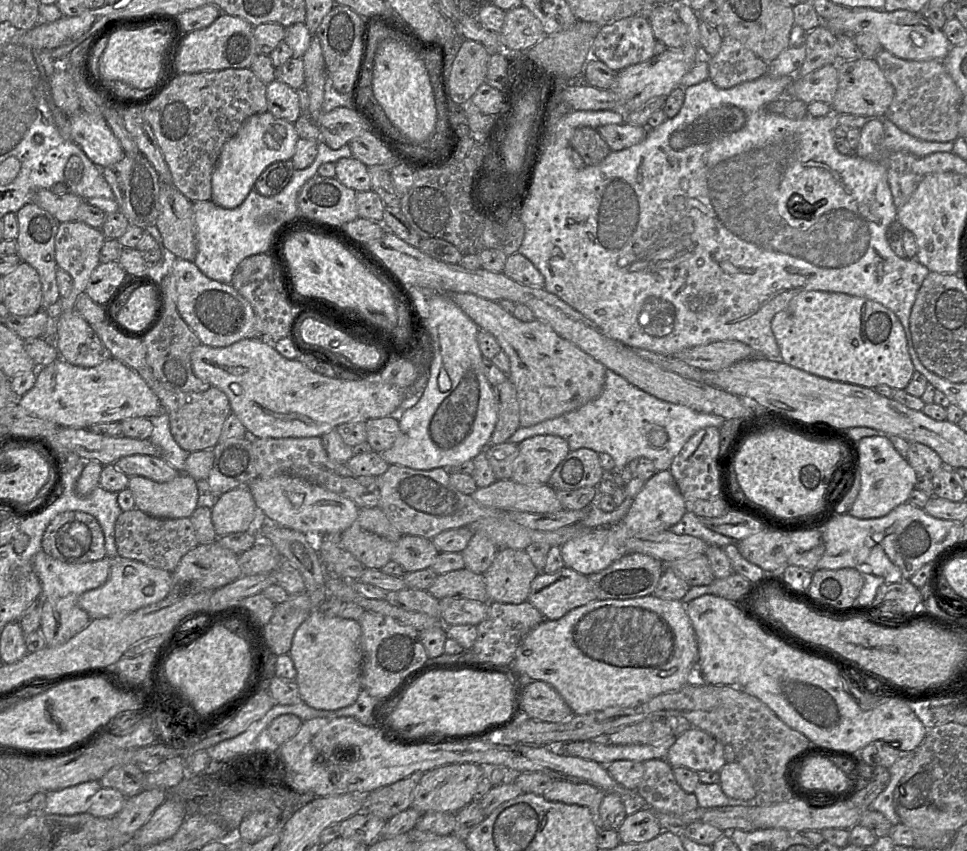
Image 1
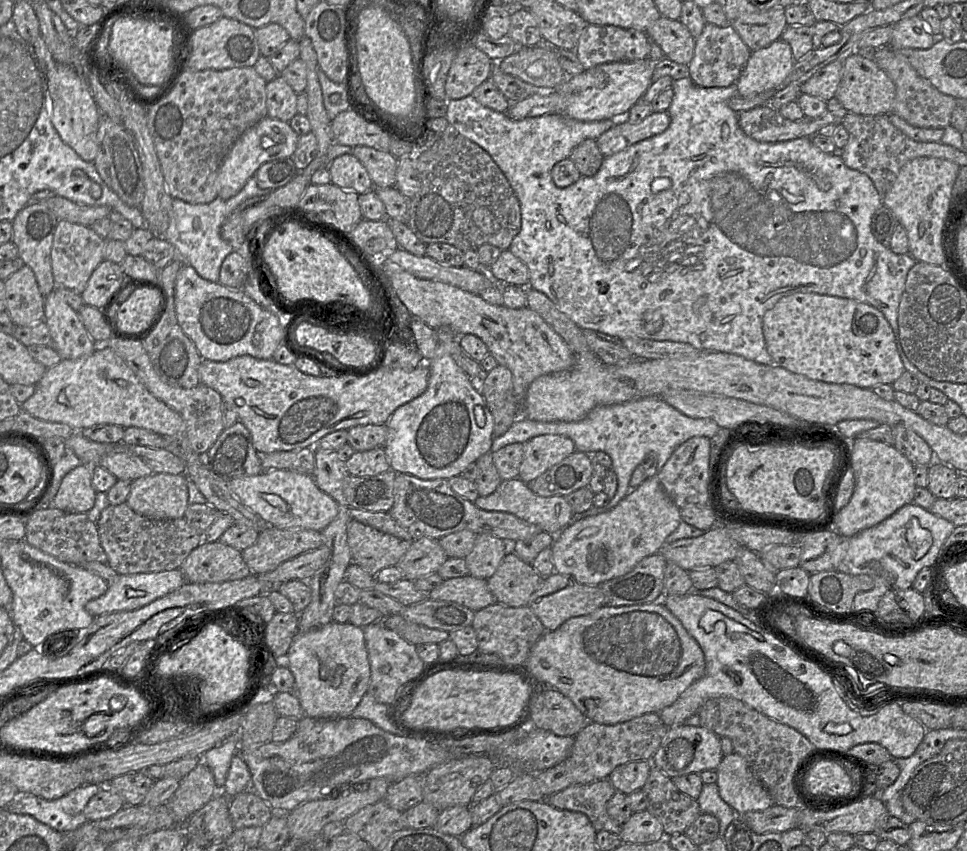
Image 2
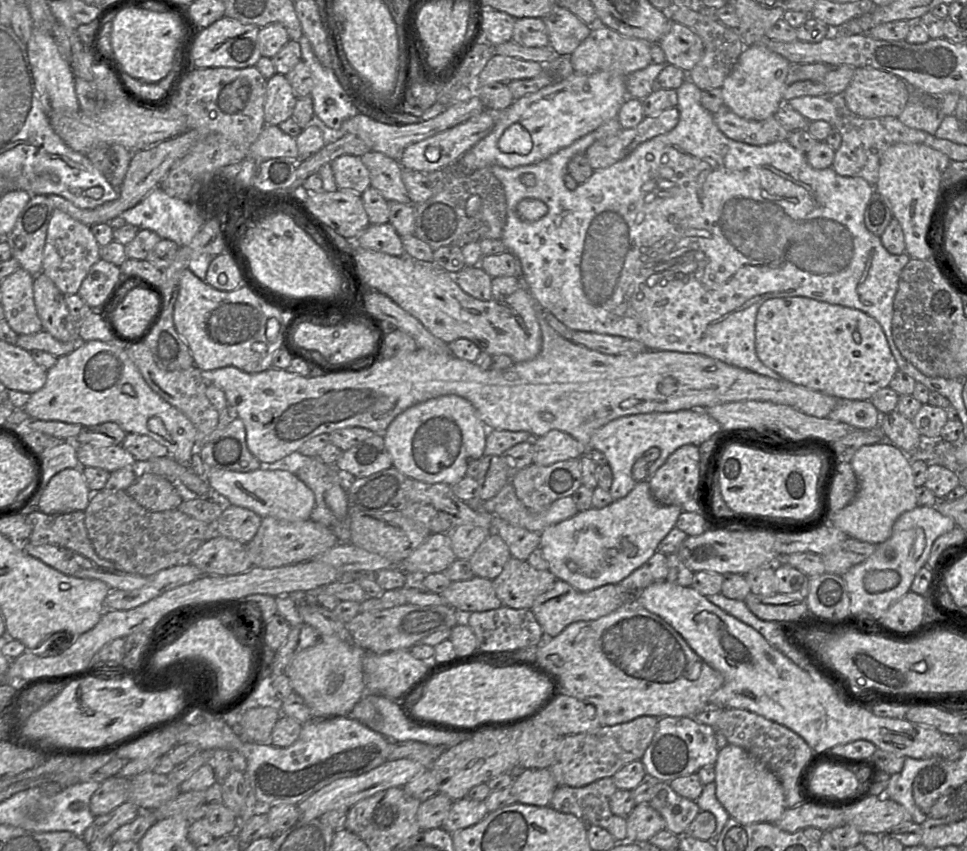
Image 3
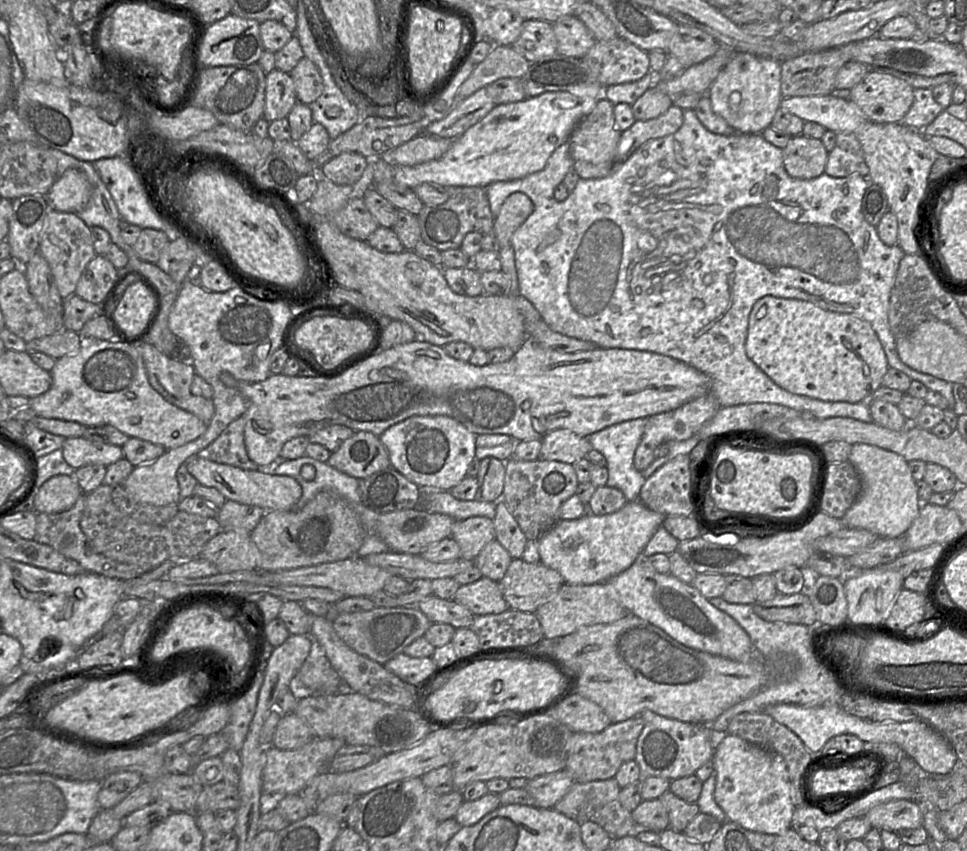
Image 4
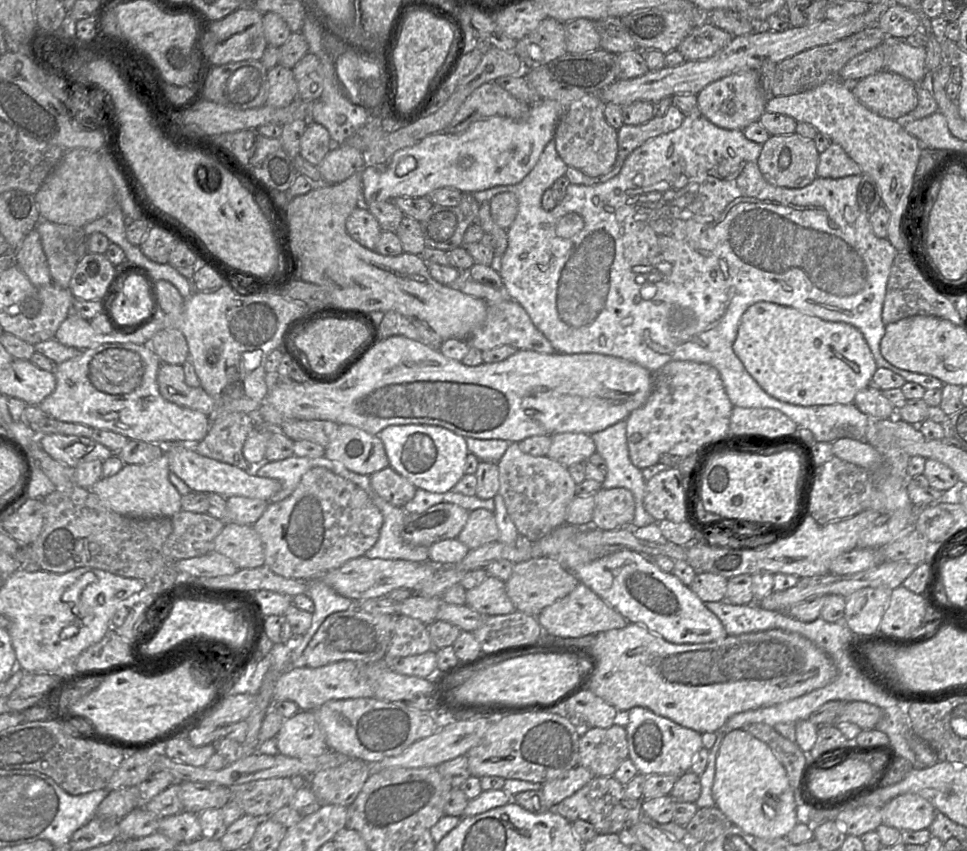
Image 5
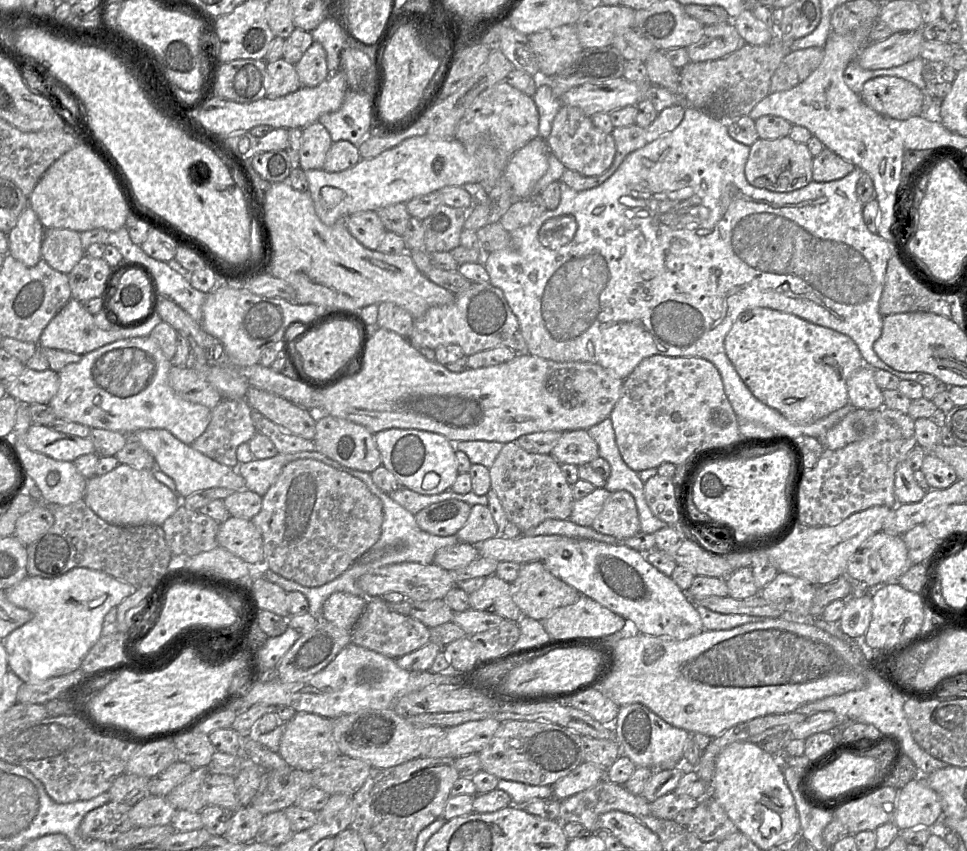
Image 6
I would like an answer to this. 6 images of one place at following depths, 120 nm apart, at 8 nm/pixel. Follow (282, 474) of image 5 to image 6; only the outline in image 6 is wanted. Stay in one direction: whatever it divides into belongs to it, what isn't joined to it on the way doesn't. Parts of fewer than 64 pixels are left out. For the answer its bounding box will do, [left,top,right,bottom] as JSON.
[232,450,379,496]

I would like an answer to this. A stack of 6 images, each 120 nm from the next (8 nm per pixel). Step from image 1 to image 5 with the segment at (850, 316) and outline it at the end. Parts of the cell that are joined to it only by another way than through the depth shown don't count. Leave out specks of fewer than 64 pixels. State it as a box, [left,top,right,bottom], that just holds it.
[733,301,877,406]

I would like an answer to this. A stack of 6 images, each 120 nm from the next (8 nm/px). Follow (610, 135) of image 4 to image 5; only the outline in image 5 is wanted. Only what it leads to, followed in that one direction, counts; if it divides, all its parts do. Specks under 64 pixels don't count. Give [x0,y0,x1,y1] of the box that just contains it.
[553,94,618,177]

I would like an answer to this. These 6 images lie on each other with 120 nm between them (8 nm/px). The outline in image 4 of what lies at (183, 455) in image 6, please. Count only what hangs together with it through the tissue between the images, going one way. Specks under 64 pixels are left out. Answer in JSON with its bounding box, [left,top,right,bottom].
[183,455,302,511]

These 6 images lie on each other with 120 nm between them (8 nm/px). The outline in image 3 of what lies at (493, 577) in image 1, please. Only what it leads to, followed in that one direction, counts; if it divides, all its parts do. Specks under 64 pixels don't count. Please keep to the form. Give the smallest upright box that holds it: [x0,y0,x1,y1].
[493,557,557,609]

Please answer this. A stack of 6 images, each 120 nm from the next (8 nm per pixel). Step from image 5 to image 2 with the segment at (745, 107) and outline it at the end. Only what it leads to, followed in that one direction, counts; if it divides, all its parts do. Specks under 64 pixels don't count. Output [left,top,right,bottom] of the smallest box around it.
[736,39,795,97]

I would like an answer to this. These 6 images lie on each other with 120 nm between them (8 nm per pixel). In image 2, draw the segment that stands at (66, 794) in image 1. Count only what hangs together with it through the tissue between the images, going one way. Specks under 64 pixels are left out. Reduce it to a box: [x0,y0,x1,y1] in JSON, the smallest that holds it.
[4,785,100,835]

